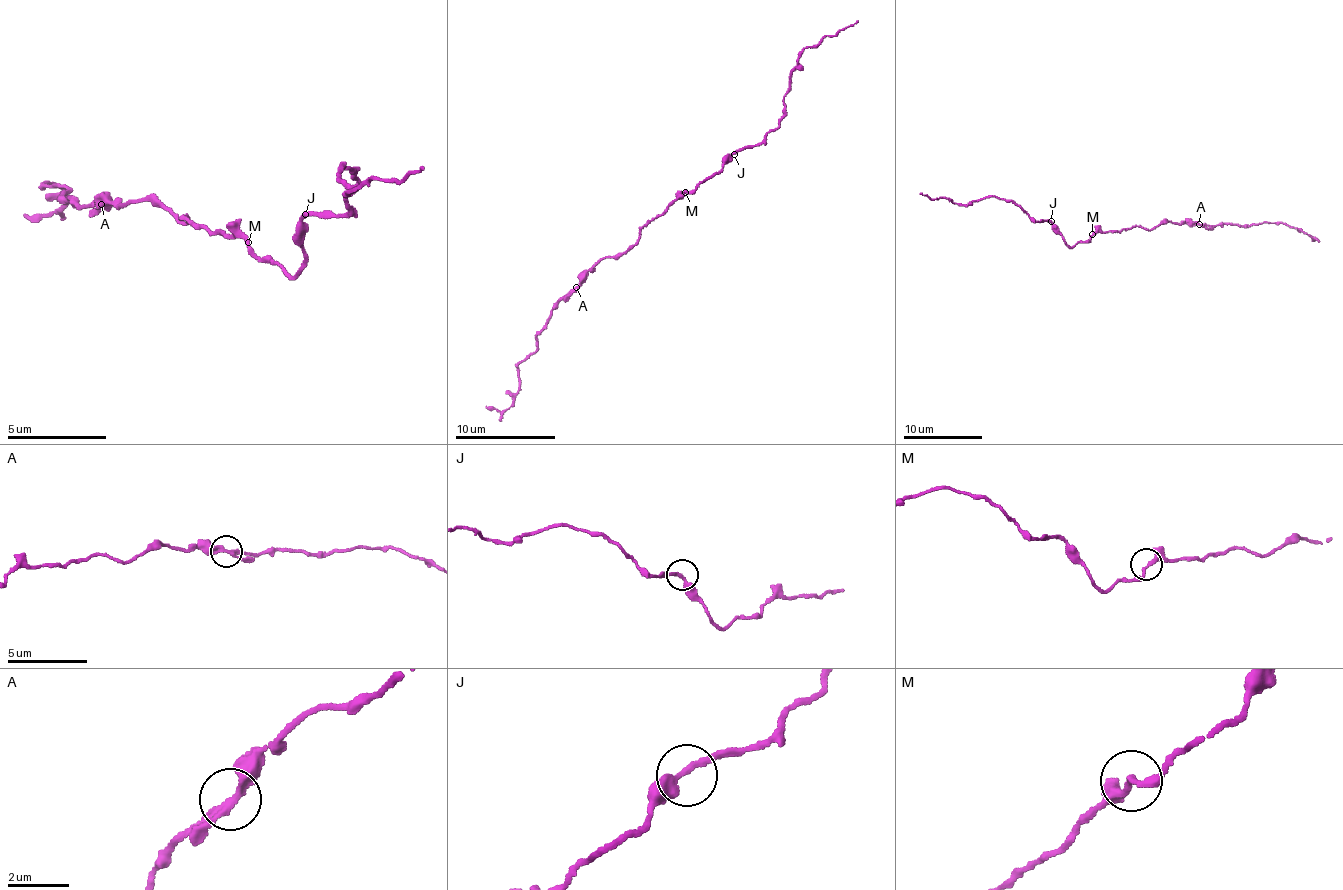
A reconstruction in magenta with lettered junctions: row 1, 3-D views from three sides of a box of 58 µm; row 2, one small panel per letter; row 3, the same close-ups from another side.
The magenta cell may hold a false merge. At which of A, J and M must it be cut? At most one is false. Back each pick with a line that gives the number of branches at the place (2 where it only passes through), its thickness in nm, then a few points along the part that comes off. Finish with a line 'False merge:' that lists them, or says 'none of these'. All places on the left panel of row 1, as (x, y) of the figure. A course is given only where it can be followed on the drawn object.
False merge: none of these

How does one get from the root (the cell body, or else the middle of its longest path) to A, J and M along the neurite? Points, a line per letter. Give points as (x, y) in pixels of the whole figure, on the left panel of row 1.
A: (226, 233), (190, 227), (181, 220), (186, 218), (173, 221), (150, 202), (102, 203)
J: (226, 233), (247, 236), (260, 258), (275, 260), (288, 277), (293, 277), (304, 255), (299, 227), (305, 214)
M: (226, 233), (245, 237), (248, 242)

